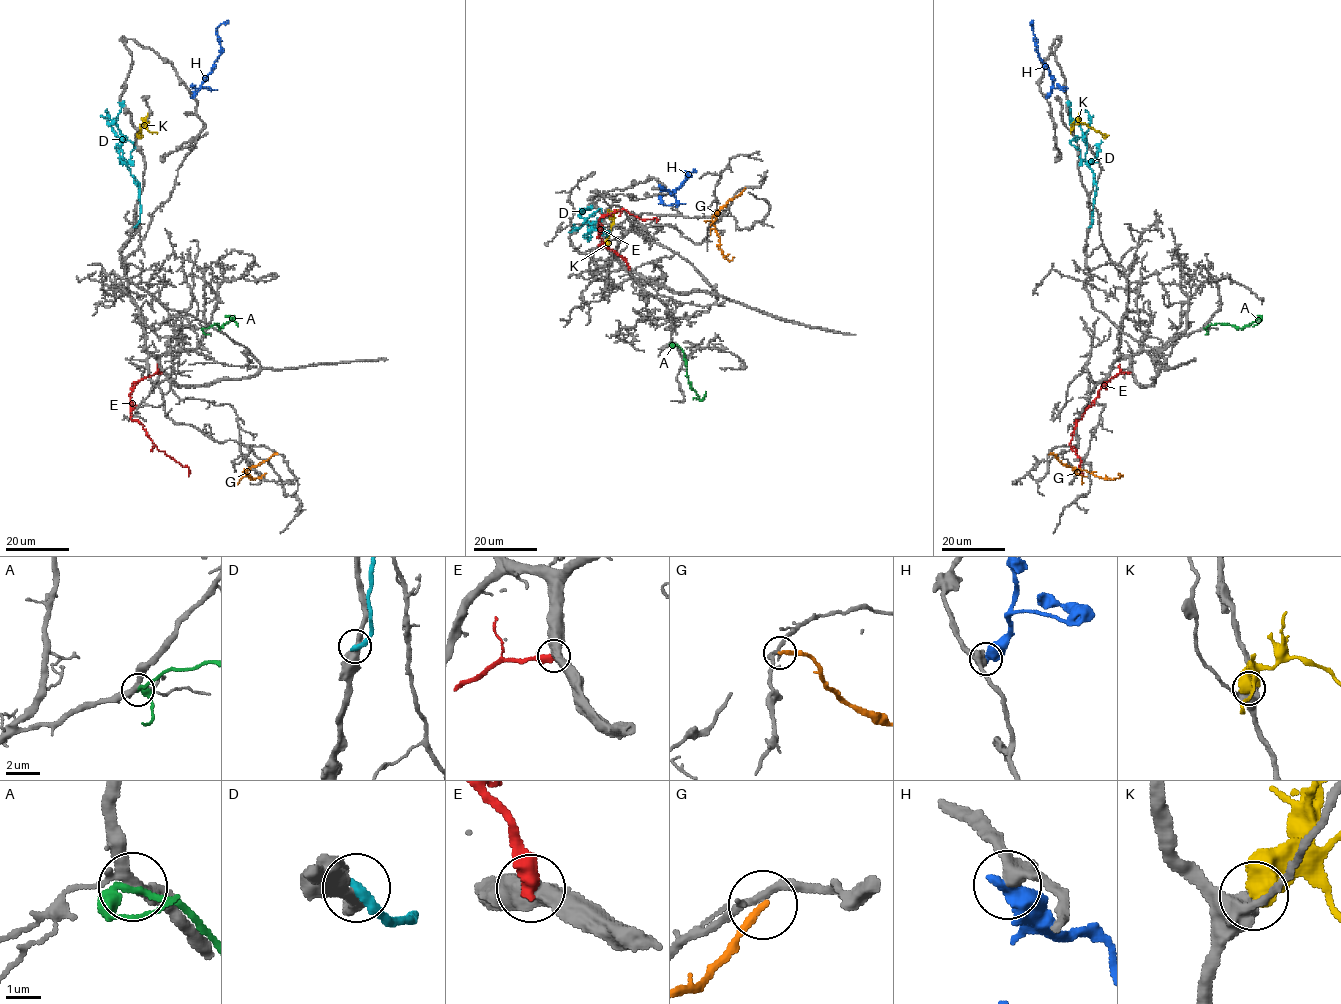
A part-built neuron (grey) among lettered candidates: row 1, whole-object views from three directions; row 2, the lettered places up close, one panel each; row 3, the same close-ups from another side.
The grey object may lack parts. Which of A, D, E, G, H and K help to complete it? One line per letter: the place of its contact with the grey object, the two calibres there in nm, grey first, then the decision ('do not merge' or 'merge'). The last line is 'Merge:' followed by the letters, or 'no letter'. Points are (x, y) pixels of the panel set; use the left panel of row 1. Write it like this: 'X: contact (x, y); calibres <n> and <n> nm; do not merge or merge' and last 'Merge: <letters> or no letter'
A: contact (205, 328); calibres 280 and 280 nm; do not merge
D: contact (134, 226); calibres 340 and 320 nm; do not merge
E: contact (161, 372); calibres 500 and 480 nm; do not merge
G: contact (277, 454); calibres 240 and 220 nm; do not merge
H: contact (192, 96); calibres 460 and 600 nm; do not merge
K: contact (140, 128); calibres 500 and 850 nm; do not merge
Merge: no letter

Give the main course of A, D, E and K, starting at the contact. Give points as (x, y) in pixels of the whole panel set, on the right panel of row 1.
A: (1204, 328), (1218, 323), (1244, 328), (1259, 318), (1260, 320), (1253, 326)
D: (1089, 226), (1096, 184), (1092, 170), (1080, 157), (1080, 151), (1069, 143), (1088, 129), (1090, 115), (1084, 109)
E: (1130, 372), (1120, 372), (1103, 385), (1099, 396), (1076, 423), (1070, 446), (1081, 461), (1078, 466), (1083, 476)
K: (1072, 128), (1084, 123), (1108, 136)

